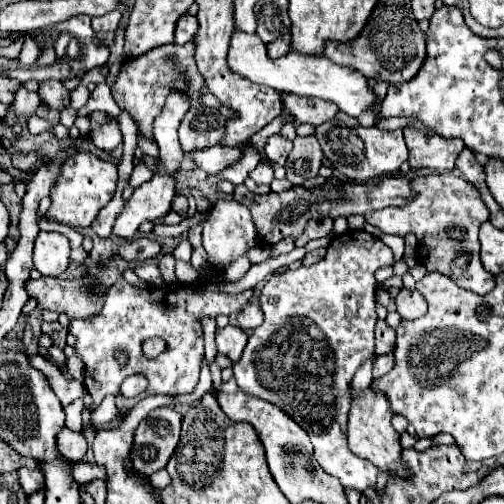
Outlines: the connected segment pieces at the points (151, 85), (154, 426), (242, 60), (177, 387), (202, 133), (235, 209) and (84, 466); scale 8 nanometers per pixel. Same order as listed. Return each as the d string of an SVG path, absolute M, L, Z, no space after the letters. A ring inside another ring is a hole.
M169 43L163 47L155 47L153 51L137 57L137 59L129 59L123 63L117 83L113 85L113 99L121 109L131 113L131 117L135 119L135 123L139 125L139 129L145 137L151 137L151 123L163 109L165 97L169 95L171 89L179 89L179 91L191 95L191 99L197 99L199 95L203 95L205 83L197 71L193 53L195 53L193 43L185 43L185 45Z
M159 407L147 415L137 427L135 447L131 451L131 461L137 471L149 477L167 465L179 443L181 421L183 415L173 407Z
M235 29L229 45L227 65L235 75L241 75L253 83L273 87L279 93L293 93L301 97L319 97L325 101L335 103L343 113L351 117L359 117L367 107L373 107L375 113L381 107L381 101L375 99L373 91L367 87L367 79L353 67L343 67L337 63L331 63L323 55L301 55L295 51L289 51L287 55L279 59L271 59L267 55L267 45L261 41L259 35L245 33Z
M125 279L117 281L115 285L107 287L107 299L105 299L105 307L99 315L95 315L95 319L75 319L71 321L69 333L77 337L75 343L75 353L83 359L85 363L85 389L89 391L89 395L93 397L93 403L89 405L89 411L95 411L99 407L99 403L103 401L105 395L113 393L117 395L117 407L123 411L123 405L129 403L119 395L119 385L123 377L129 377L133 373L143 375L149 385L147 385L147 395L185 395L185 393L193 393L193 389L197 387L199 381L199 369L201 369L201 361L203 361L203 331L201 331L201 317L217 317L217 315L231 315L235 311L239 311L249 299L251 299L253 291L247 289L241 295L223 295L223 293L209 293L203 289L195 289L195 287L153 287L153 289L137 289L133 285L129 285ZM149 337L163 337L167 341L167 349L157 355L155 359L149 359L143 355L143 341ZM123 351L127 355L127 363L119 365L115 359L115 353Z
M193 105L181 121L179 141L183 151L193 151L207 145L217 145L223 137L227 119L213 107Z
M219 199L211 213L209 213L209 219L203 227L203 247L209 255L209 263L213 267L219 267L225 269L229 263L233 263L239 255L247 253L251 247L255 247L255 225L251 221L251 213L247 207L235 203L233 199Z
M71 463L71 469L73 469L73 475L77 479L79 485L85 485L89 483L91 479L105 479L105 471L103 467L99 465L91 465L91 463Z

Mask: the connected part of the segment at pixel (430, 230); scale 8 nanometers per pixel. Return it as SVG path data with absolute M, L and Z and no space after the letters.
M435 171L427 177L413 177L409 181L413 199L401 207L385 207L371 211L365 221L389 235L405 237L413 233L417 237L417 257L427 271L439 271L453 279L459 287L475 291L479 295L489 293L495 287L495 277L479 263L479 227L489 221L489 209L485 207L479 191L473 183L453 175L451 171Z

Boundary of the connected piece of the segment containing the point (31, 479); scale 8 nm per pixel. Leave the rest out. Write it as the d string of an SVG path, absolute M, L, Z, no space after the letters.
M19 469L19 481L21 481L21 487L27 495L33 495L37 491L43 489L43 473L39 469Z

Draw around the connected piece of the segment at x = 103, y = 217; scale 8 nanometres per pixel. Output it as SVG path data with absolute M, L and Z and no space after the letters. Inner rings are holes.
M117 191L115 197L111 199L111 203L109 203L109 205L97 215L97 219L93 221L91 229L93 229L99 237L111 235L111 229L113 229L113 225L115 225L115 219L119 217L119 213L121 213L123 207L125 207L125 201L123 201L121 193L123 193L123 191Z

